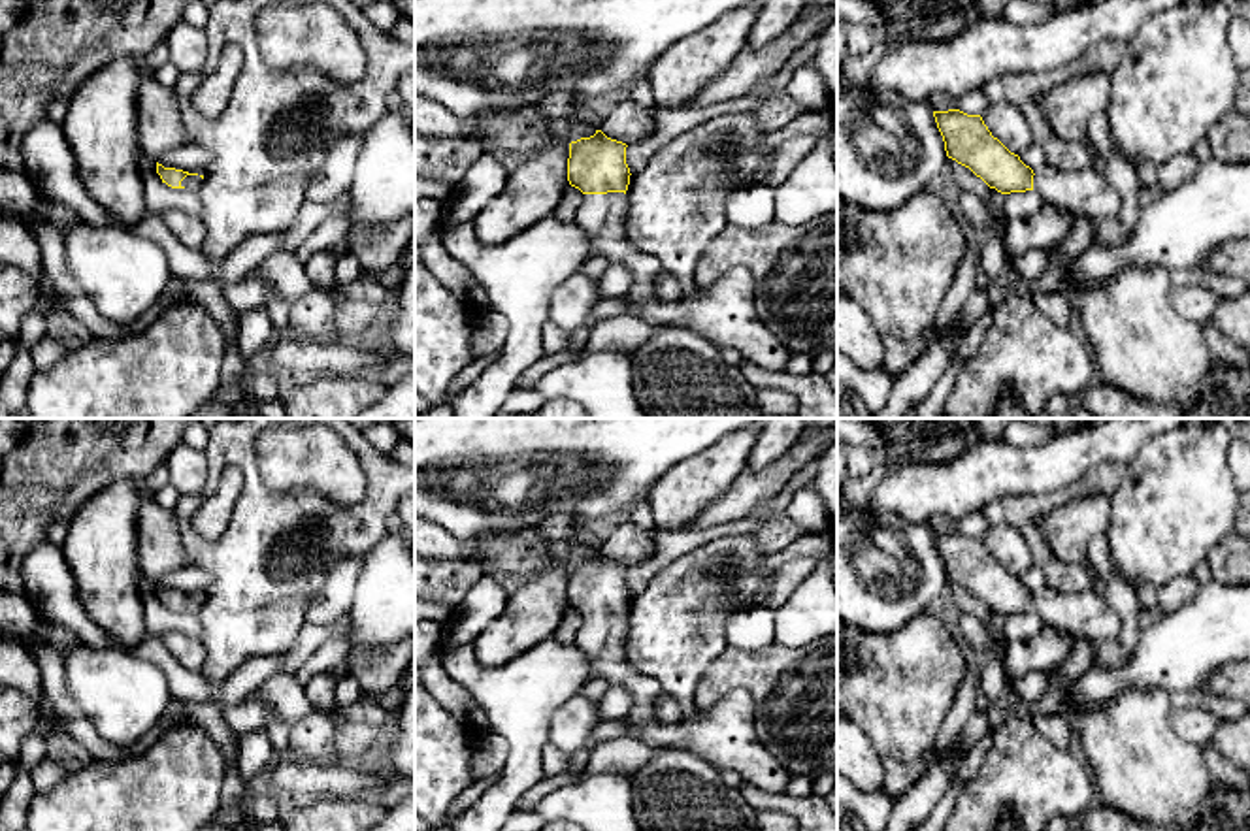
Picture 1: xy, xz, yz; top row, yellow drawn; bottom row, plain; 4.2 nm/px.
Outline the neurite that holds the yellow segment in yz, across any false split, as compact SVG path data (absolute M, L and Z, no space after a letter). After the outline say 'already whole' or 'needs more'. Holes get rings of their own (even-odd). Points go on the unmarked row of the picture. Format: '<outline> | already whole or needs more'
M960 531L933 533L946 578L969 590L1001 616L1037 612L1046 626L1090 641L1118 641L1120 616L1094 590L1033 594L1018 577L992 558L980 537Z | needs more

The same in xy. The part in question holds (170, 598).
M156 584L156 595L160 597L162 605L166 605L172 611L190 611L198 612L202 607L202 599L198 595L189 595L175 590L164 590Z | needs more

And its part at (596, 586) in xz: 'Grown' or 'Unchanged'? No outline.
Grown

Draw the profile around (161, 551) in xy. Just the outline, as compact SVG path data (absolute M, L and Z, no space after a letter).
M155 499L138 509L138 565L155 580L189 565L175 513Z

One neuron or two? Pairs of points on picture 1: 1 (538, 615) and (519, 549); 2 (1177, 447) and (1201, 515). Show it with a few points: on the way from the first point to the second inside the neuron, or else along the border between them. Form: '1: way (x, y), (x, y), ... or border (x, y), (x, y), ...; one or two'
1: border (553, 560), (526, 579); two
2: way (1179, 464), (1179, 492), (1184, 498); one

